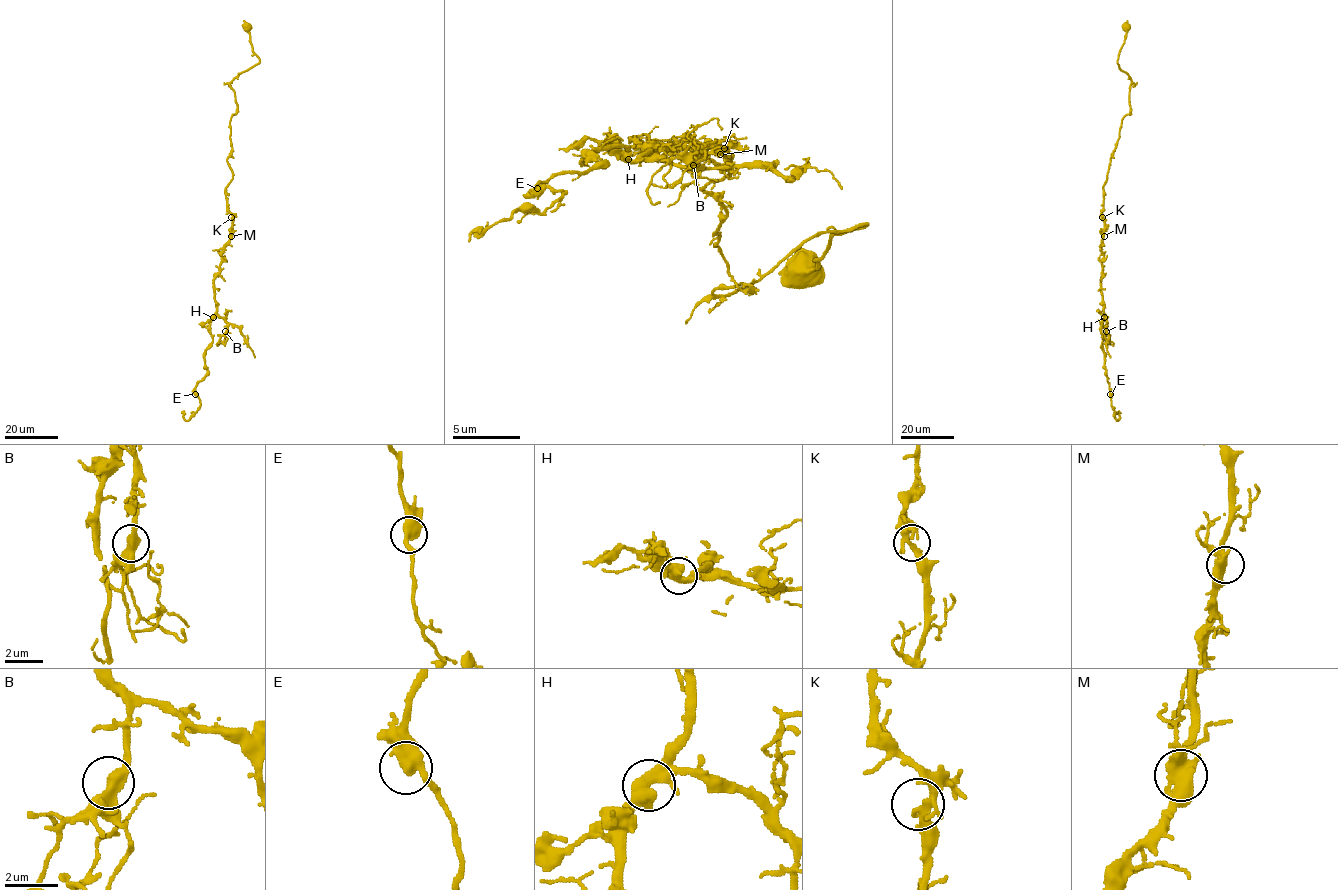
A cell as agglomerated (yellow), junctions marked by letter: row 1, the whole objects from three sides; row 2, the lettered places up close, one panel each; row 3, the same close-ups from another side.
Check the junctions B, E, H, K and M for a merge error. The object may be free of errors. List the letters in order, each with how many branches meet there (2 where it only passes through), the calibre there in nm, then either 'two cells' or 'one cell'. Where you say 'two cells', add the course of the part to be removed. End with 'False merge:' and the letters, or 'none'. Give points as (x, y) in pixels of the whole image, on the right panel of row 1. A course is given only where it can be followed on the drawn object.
B: 2 | 460 nm | one cell
E: 2 | 480 nm | one cell
H: 3 | 440 nm | two cells | (1104, 317), (1110, 357)
K: 3 | 240 nm | one cell
M: 3 | 440 nm | one cell
False merge: H

